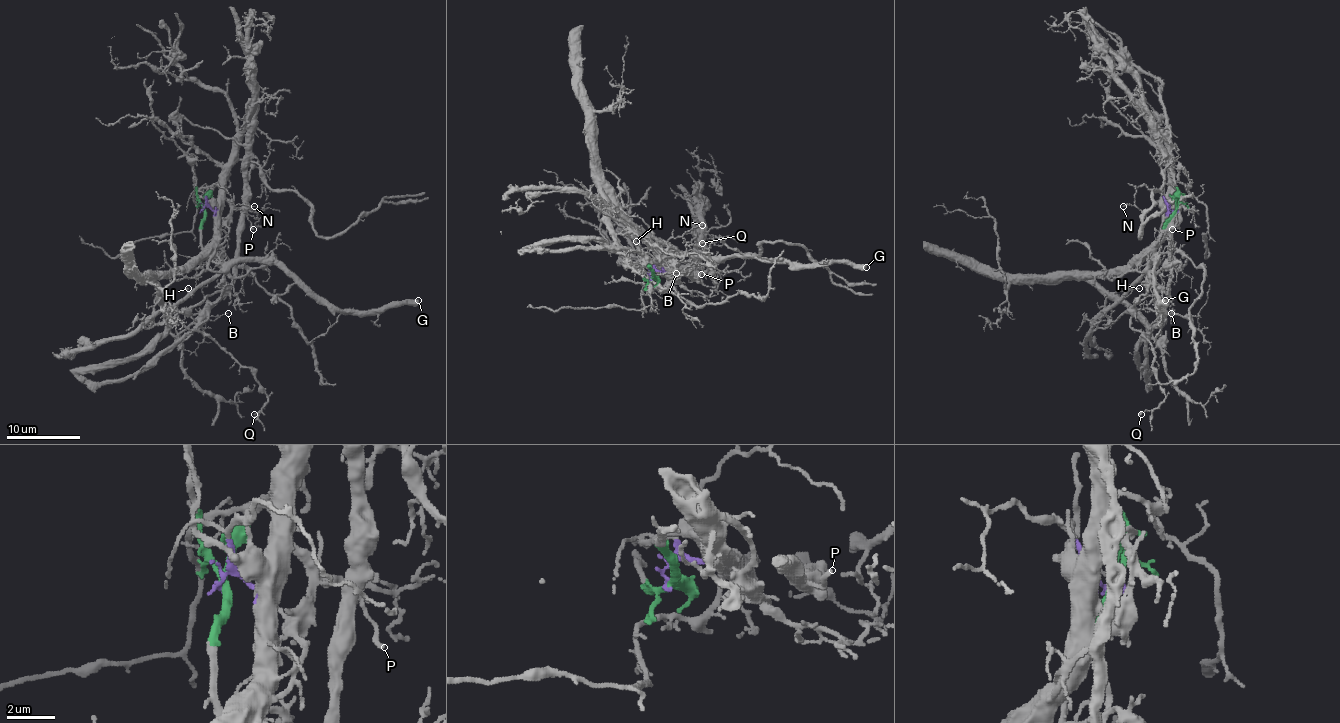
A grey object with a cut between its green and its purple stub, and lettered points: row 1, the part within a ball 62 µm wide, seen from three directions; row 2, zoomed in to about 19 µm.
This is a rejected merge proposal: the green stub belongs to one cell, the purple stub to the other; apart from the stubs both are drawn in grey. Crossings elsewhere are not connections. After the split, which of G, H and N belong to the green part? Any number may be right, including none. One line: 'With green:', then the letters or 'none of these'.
With green: G, H

